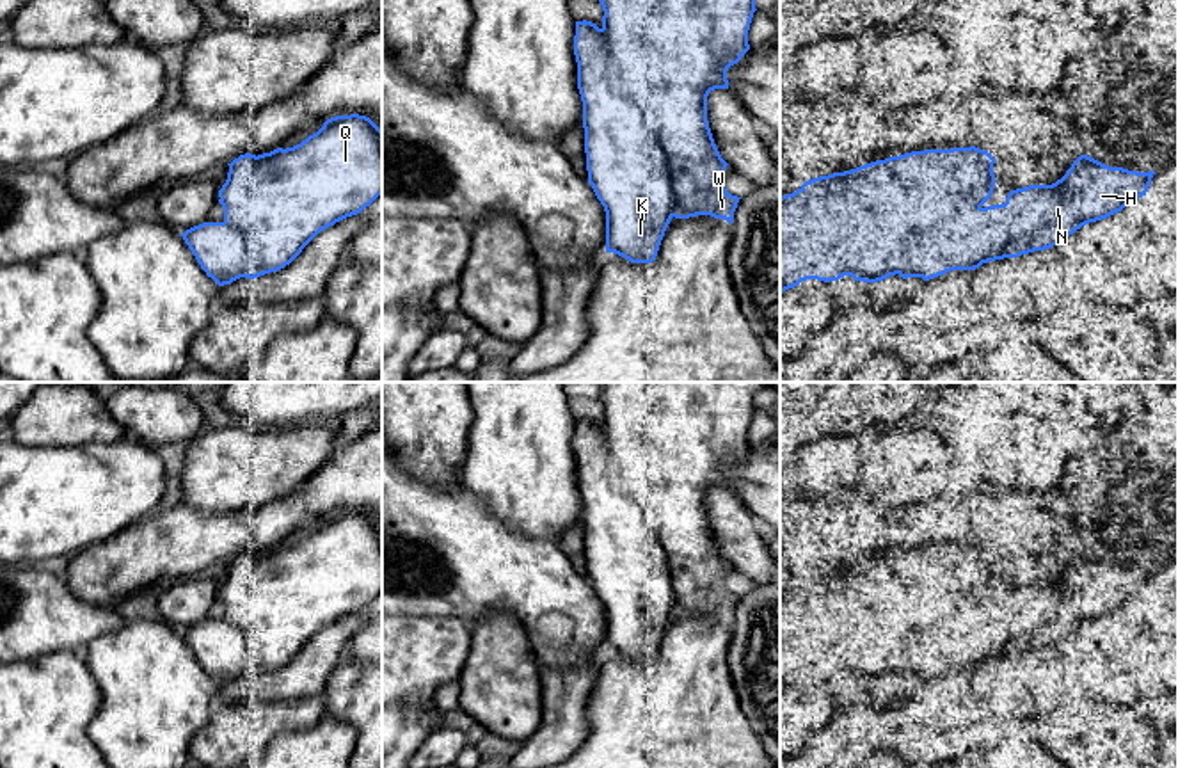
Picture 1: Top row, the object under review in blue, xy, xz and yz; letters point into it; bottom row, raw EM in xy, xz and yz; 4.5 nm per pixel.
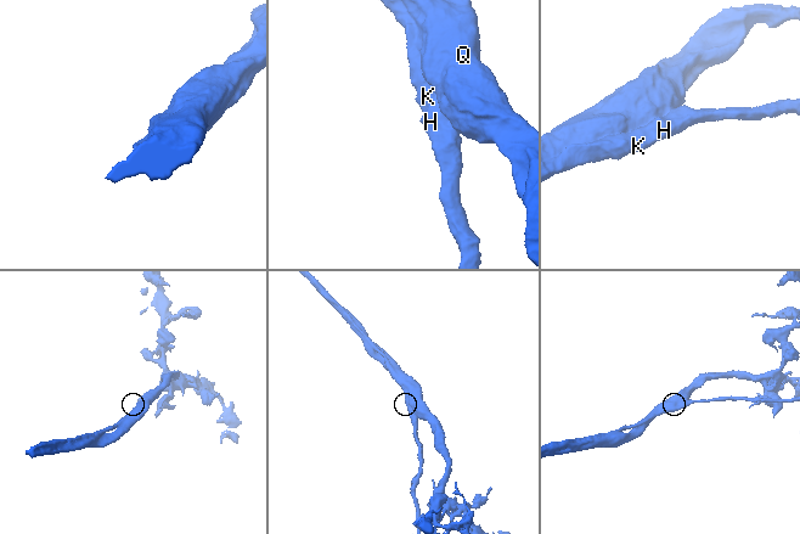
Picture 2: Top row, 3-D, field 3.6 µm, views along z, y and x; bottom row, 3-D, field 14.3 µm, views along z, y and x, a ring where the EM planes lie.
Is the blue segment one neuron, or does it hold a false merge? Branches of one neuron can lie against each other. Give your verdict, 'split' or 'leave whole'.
split

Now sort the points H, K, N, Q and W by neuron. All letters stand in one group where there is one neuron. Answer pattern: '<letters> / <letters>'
H K N / Q W

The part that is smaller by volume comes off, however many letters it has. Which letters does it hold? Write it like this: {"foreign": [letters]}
{"foreign": ["H", "K", "N"]}

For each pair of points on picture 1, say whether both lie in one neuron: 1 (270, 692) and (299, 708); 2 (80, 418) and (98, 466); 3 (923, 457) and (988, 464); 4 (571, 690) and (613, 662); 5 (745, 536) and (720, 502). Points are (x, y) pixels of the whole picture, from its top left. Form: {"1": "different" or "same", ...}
{"1": "different", "2": "different", "3": "different", "4": "different", "5": "same"}

